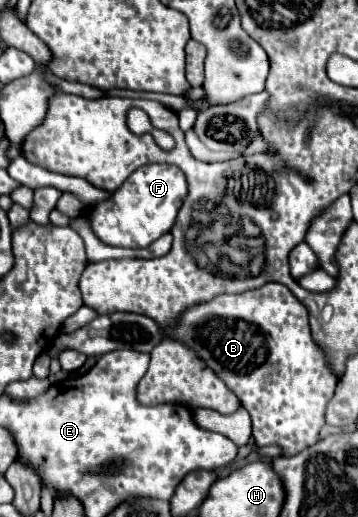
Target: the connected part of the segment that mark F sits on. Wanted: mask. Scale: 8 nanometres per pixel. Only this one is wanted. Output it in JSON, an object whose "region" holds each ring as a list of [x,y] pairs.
{"region":[[[146,164],[104,202],[88,206],[84,216],[90,222],[92,232],[108,246],[122,248],[144,248],[158,236],[170,232],[184,196],[188,194],[186,176],[178,166],[172,164]]]}

